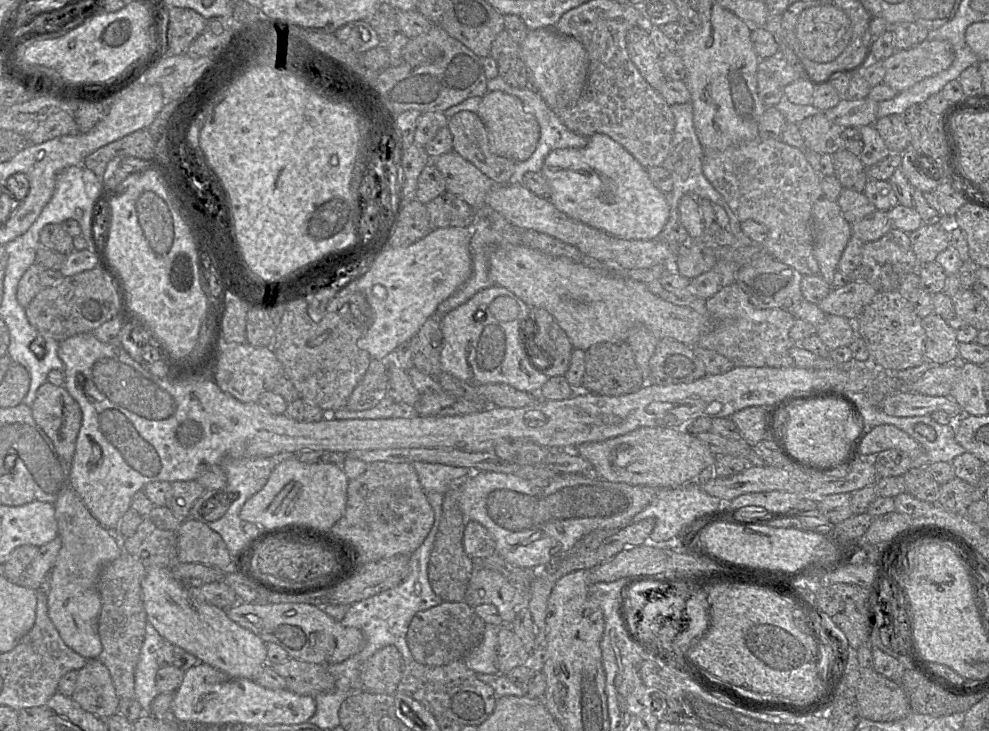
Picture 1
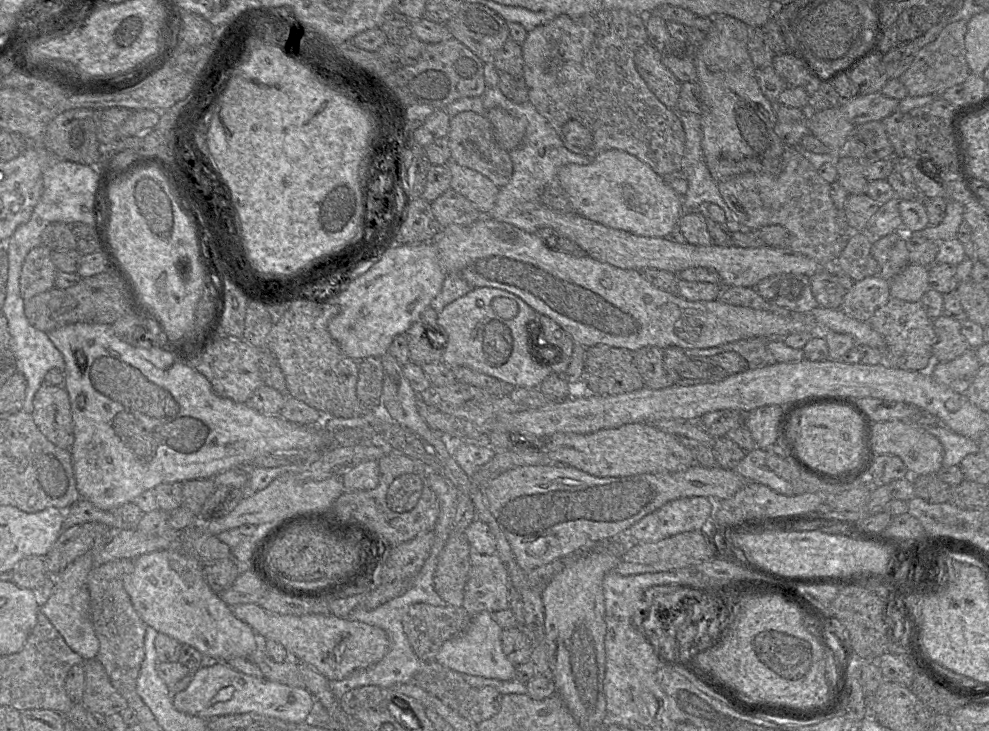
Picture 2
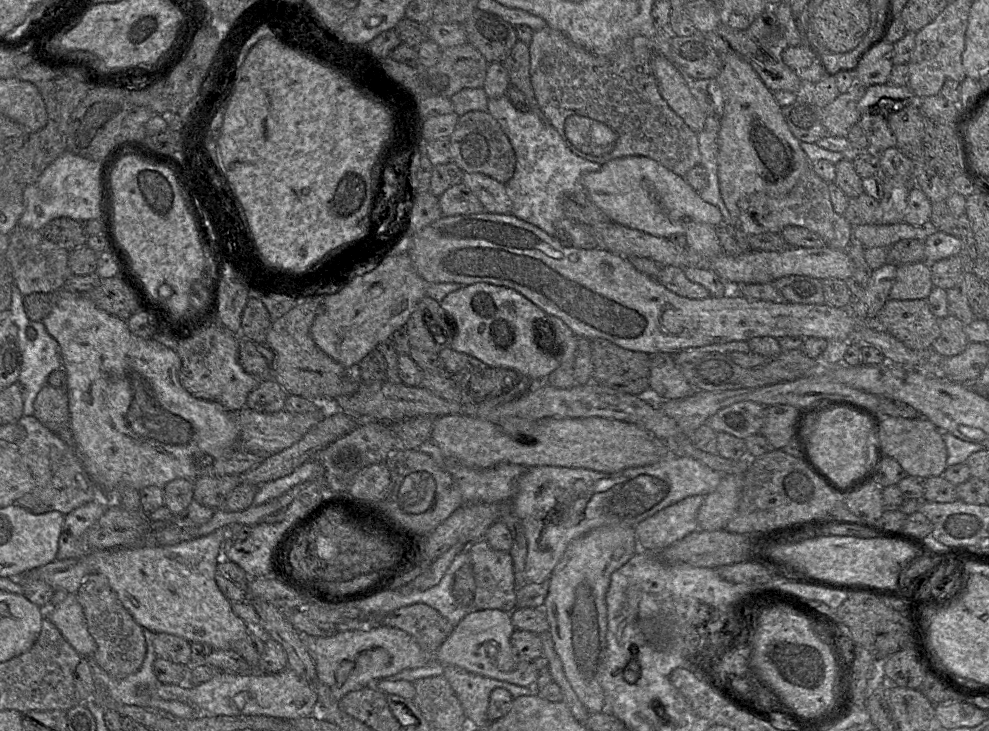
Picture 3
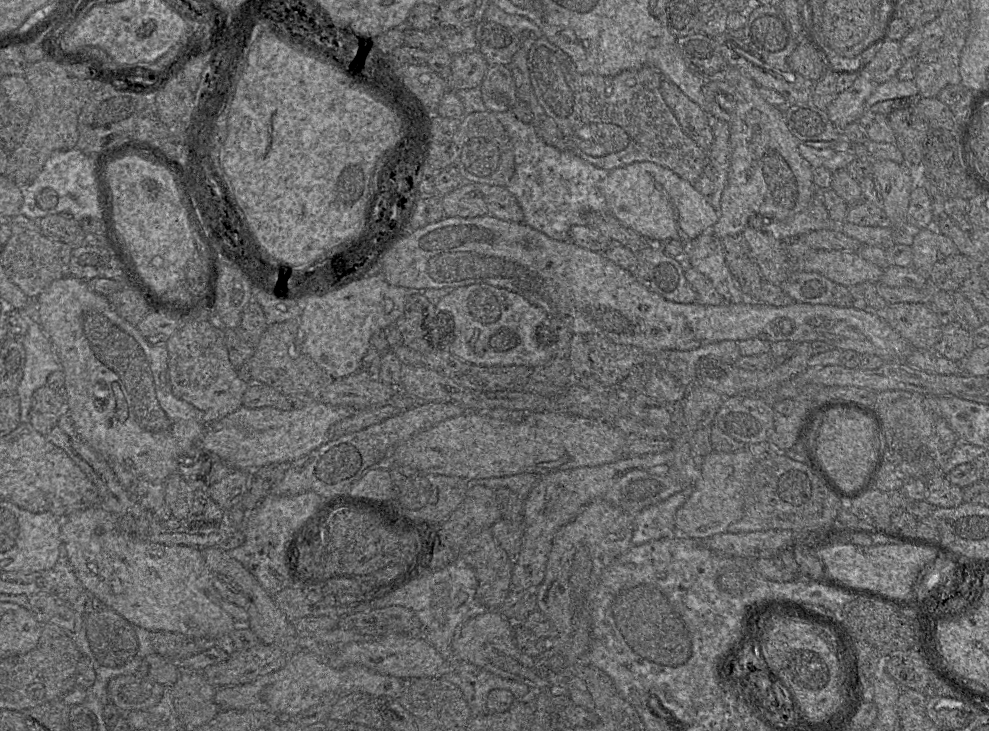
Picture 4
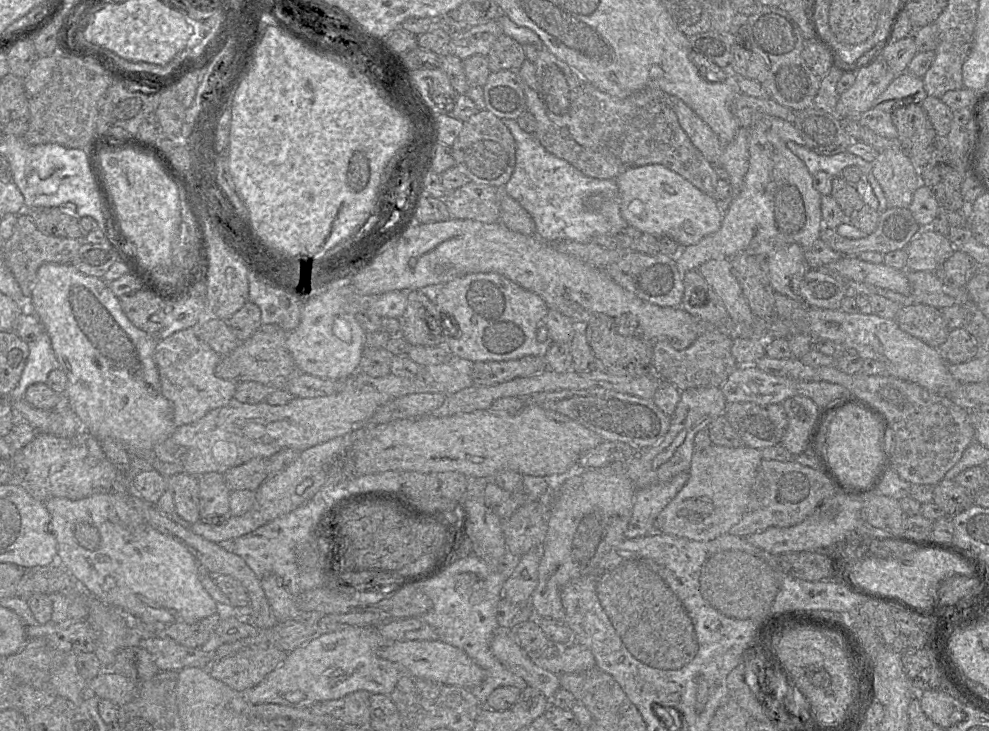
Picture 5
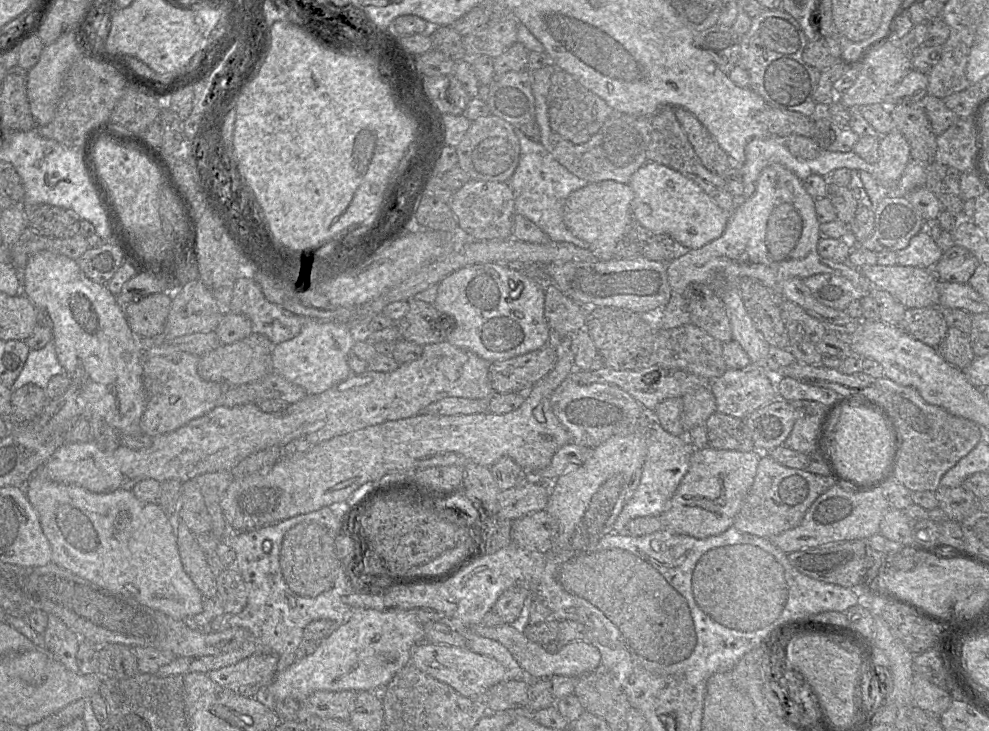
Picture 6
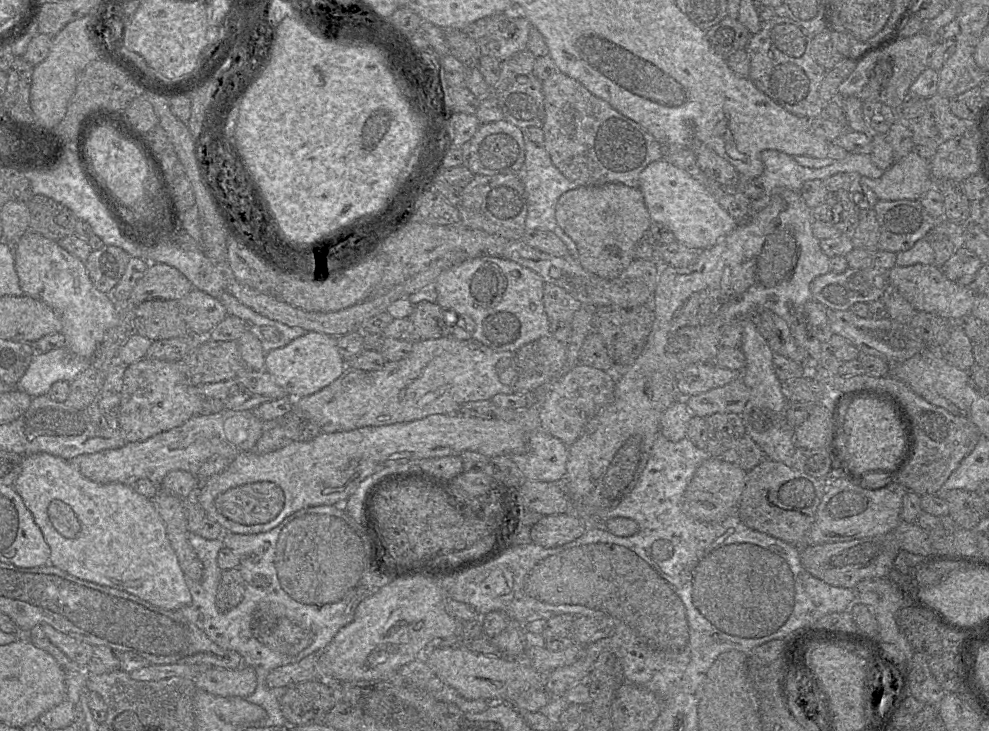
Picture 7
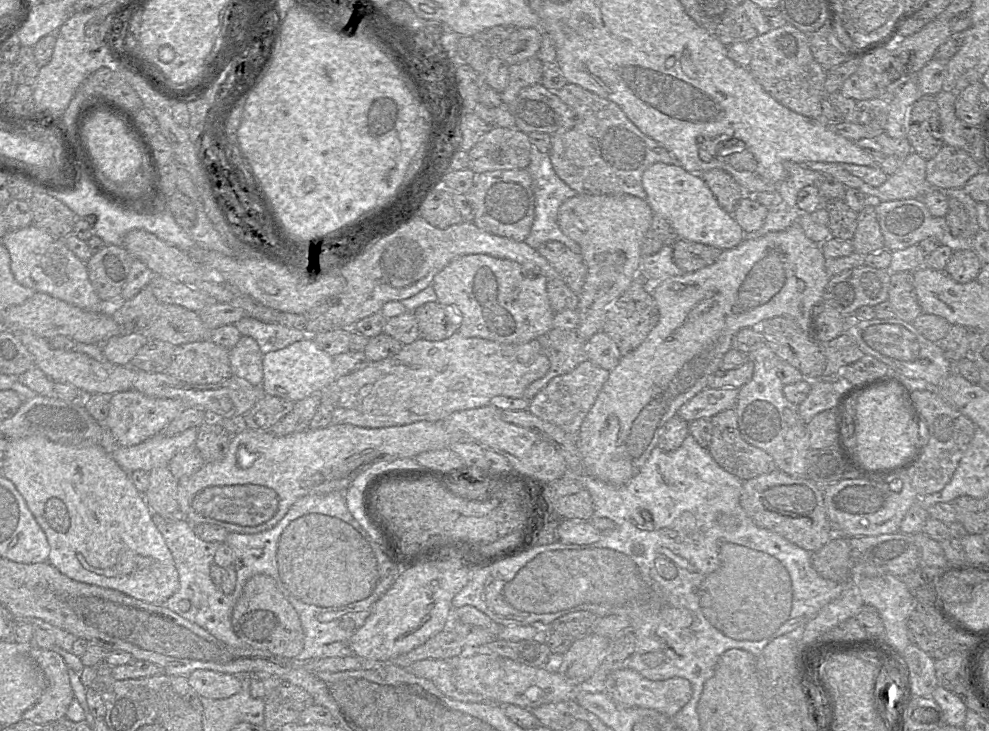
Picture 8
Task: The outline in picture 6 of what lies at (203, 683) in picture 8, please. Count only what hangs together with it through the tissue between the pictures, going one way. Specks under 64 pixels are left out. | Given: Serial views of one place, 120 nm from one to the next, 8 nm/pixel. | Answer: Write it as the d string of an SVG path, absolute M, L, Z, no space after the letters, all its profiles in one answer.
M266 651L251 655L236 664L208 672L220 686L245 697L259 697L260 689L268 687L277 674L277 655Z

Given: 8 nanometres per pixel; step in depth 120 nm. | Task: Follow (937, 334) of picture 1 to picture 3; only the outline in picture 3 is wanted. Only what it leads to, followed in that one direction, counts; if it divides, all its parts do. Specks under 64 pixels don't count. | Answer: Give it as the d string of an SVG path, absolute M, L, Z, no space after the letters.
M948 315L939 319L940 335L932 349L941 357L949 358L965 351L970 343L964 331L964 324L956 317Z

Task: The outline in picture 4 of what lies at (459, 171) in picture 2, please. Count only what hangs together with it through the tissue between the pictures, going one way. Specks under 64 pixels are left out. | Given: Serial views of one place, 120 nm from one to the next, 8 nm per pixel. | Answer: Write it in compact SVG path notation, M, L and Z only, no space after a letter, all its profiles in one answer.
M476 184L489 210L489 215L504 221L523 222L524 215L517 199L506 187Z

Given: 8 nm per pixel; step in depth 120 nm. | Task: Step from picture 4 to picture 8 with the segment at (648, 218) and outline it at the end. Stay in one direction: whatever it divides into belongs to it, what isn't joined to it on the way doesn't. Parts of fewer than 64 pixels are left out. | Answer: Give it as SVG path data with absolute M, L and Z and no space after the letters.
M654 163L648 167L641 178L647 194L647 203L655 214L664 217L676 231L679 239L712 246L720 250L736 247L745 240L745 232L723 210L701 174L687 172L678 163Z

